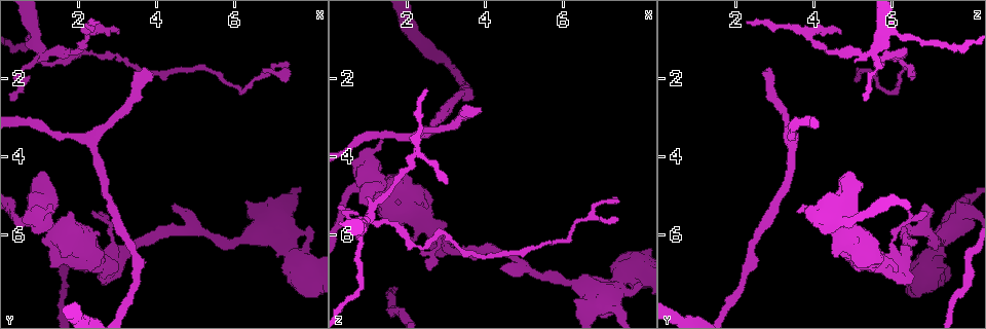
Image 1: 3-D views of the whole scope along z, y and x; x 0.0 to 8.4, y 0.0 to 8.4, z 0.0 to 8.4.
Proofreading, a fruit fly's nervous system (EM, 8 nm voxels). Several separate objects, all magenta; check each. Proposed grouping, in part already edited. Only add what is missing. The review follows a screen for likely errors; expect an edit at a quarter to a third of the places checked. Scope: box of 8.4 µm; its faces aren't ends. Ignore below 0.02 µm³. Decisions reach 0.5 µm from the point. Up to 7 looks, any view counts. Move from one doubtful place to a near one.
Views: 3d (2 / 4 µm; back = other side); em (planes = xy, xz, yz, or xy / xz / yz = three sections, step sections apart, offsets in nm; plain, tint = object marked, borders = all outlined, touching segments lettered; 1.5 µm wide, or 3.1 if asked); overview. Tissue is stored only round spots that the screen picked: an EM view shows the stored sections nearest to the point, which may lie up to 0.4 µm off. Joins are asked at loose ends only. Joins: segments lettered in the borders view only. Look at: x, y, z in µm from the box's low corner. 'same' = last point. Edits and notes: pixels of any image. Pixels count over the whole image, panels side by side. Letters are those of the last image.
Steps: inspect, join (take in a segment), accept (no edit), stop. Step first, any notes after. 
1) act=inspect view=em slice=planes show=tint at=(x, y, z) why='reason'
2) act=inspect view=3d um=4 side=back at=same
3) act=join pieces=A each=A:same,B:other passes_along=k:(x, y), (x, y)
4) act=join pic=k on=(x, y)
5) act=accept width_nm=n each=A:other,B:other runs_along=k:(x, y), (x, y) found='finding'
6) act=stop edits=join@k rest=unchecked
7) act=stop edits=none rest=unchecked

act=inspect view=3d um=2 at=(3.75, 1.75, 2.80) why='an open end'

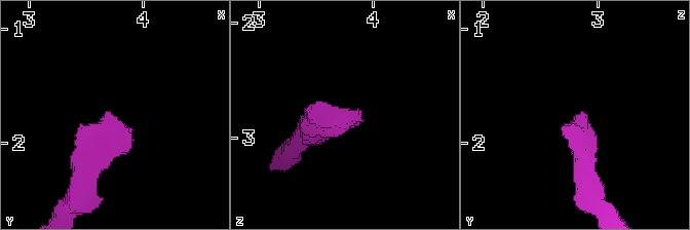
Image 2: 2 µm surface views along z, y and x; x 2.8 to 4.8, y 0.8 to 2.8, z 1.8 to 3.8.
act=inspect view=em slice=xz step=8 show=borders at=(3.76, 1.74, 2.80) why='shape alone is not enough'

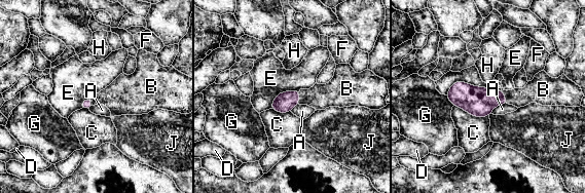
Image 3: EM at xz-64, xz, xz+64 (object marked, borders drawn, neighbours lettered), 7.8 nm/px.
act=join pieces=B each=A:other,B:same,C:other,D:other,E:other,F:other,G:other,H:other,J:other passes_along=3:(479, 102), (503, 97), (534, 91) found='the neuron continues'

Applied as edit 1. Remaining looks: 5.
act=inspect view=overview why='see it whole again'

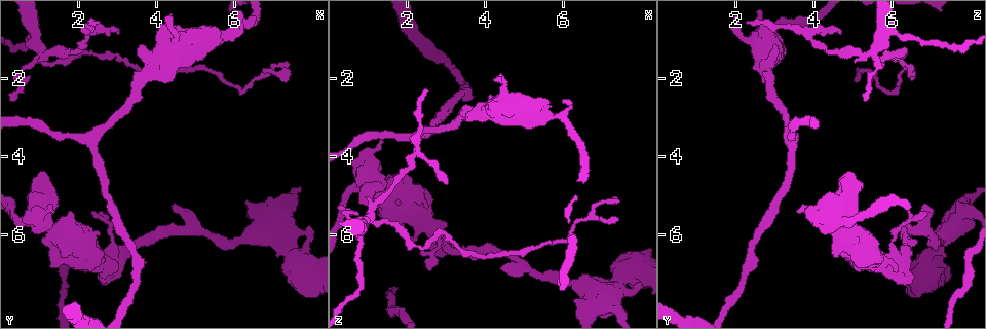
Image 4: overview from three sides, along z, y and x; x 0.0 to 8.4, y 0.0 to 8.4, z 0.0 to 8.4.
act=inspect view=3d um=4 at=(1.35, 6.85, 5.10) why='thick end'

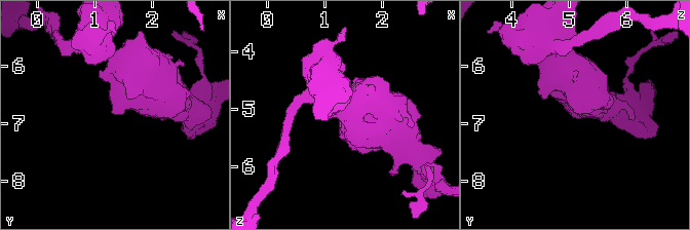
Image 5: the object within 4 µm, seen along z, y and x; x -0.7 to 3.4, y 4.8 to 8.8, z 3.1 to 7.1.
act=inspect view=em slice=planes show=tint at=(1.35, 6.85, 5.15)

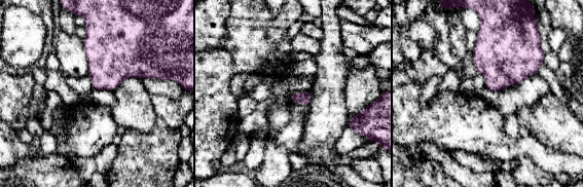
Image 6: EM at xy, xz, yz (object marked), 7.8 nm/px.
act=inspect view=em slice=planes show=borders at=same why='see the neighbours'

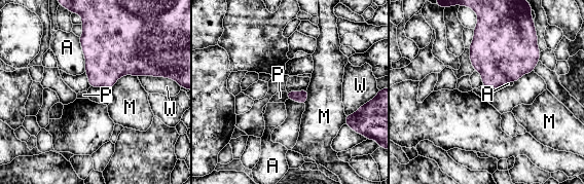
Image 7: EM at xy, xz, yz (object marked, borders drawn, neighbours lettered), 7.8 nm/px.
act=accept each=A:other,M:other,P:other,W:other border=7:(285, 90), (287, 99) found='no lettered segment goes on from it'

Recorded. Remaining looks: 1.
act=stop edits=join@3 rest=unchecked

